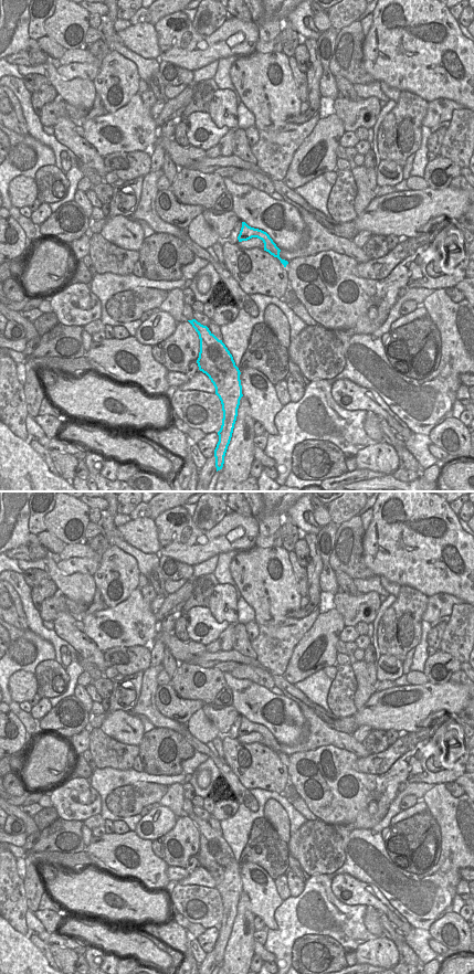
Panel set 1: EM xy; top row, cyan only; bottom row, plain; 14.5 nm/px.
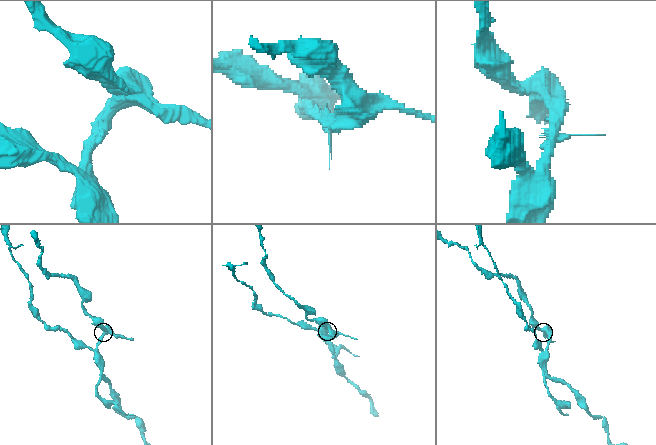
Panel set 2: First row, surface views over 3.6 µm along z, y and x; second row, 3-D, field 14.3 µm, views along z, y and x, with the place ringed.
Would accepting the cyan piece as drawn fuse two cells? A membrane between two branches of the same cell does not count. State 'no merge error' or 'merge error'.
merge error

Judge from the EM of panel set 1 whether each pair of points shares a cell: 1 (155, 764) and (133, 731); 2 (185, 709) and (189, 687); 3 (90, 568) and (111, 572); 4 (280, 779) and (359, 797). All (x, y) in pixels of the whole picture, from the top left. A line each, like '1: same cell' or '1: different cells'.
1: different cells
2: different cells
3: different cells
4: different cells

